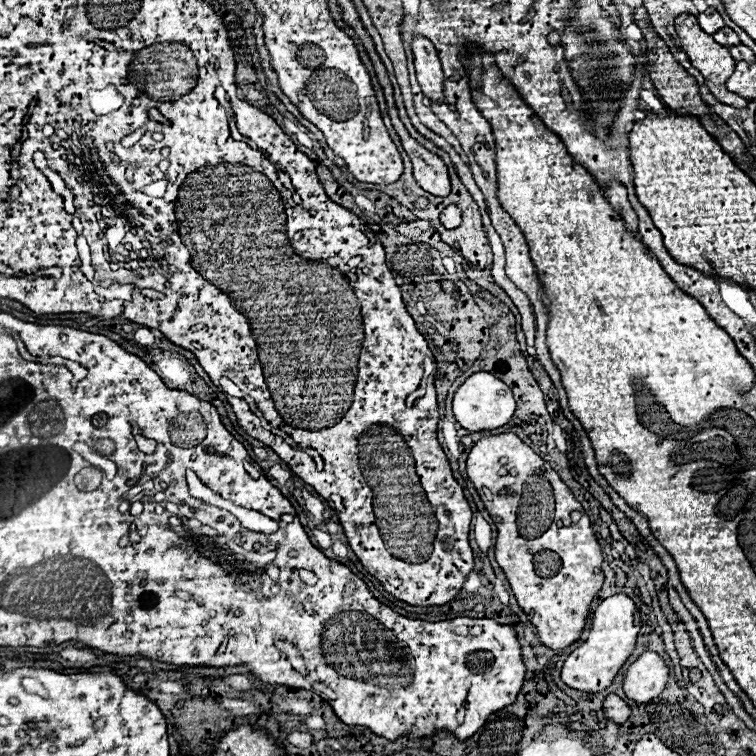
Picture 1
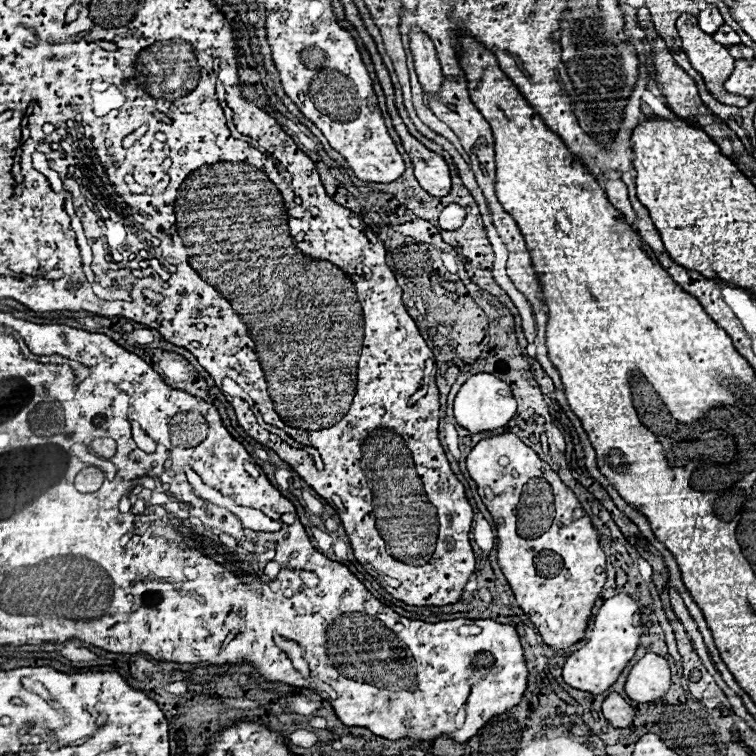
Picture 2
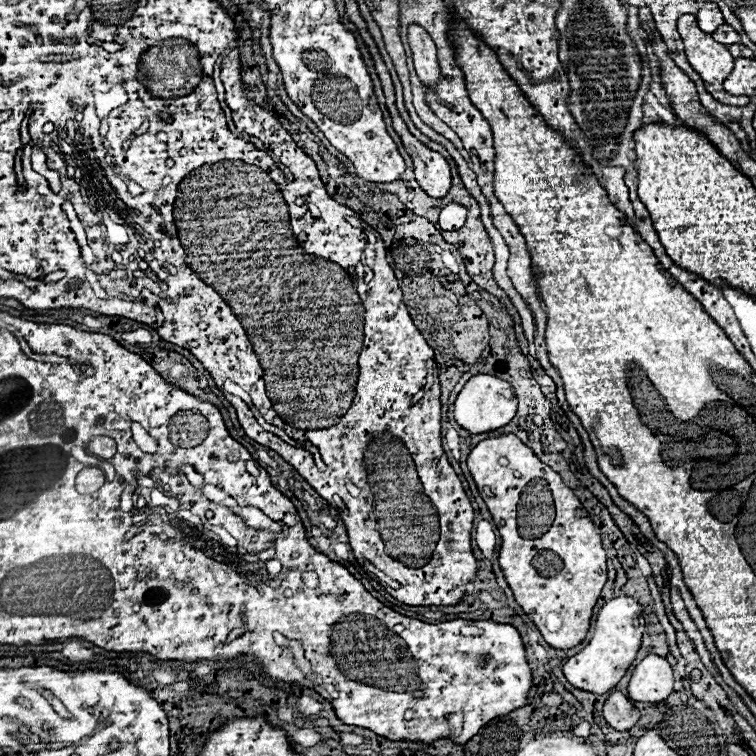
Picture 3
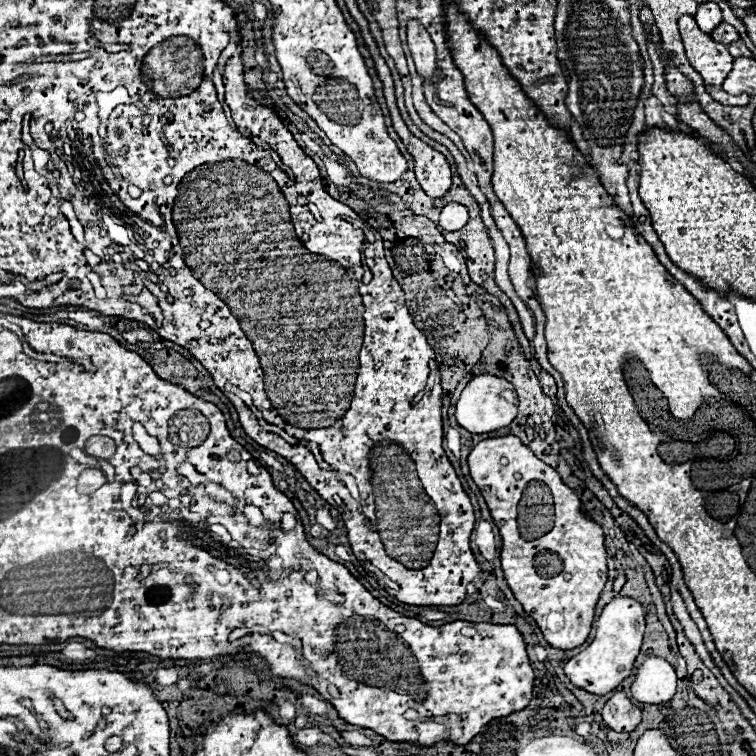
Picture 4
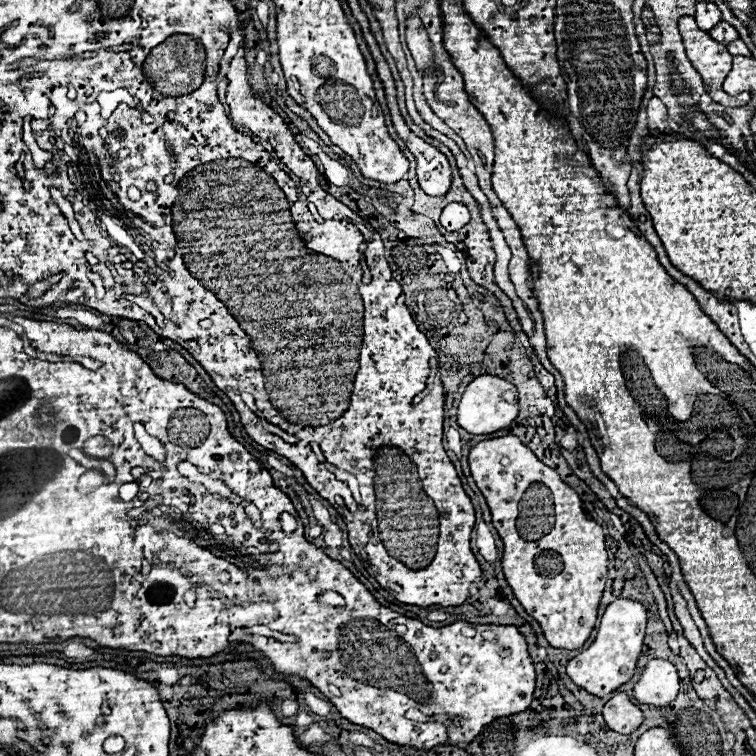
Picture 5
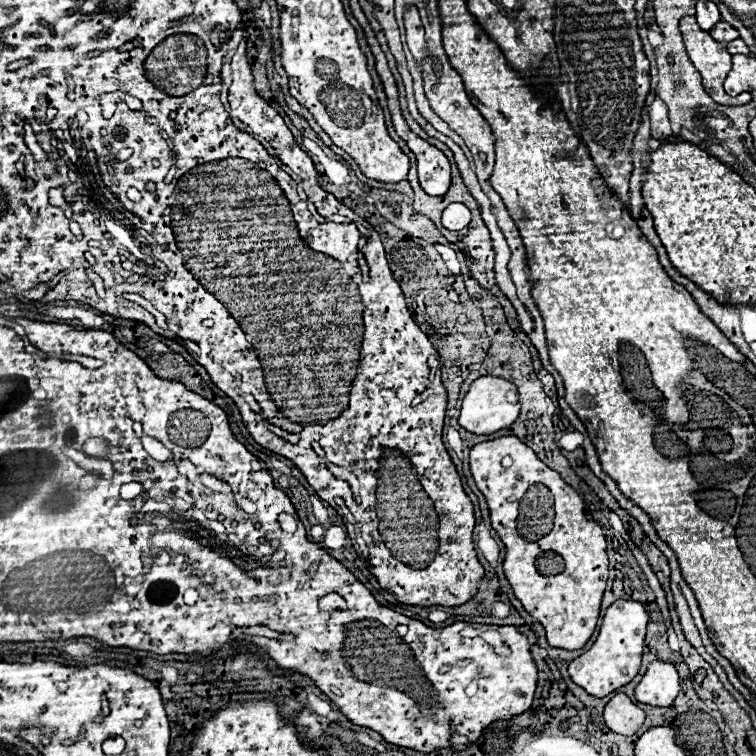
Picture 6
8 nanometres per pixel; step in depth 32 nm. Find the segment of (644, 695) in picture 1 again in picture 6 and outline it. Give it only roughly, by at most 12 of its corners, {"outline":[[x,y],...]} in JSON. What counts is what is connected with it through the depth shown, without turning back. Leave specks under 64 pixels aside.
{"outline":[[648,664],[634,688],[642,704],[670,706],[680,692],[674,664]]}

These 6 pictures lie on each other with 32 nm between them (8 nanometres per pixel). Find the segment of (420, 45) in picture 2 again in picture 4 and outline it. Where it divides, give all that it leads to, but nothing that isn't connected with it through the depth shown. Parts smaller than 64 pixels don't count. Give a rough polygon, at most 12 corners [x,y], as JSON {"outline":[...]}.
{"outline":[[416,20],[408,22],[408,48],[422,80],[438,74],[436,48]]}

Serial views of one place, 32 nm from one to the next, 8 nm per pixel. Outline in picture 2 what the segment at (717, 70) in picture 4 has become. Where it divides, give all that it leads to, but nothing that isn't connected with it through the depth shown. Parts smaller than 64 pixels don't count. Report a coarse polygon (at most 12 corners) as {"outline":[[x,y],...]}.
{"outline":[[682,14],[676,30],[692,68],[718,102],[746,106],[722,88],[736,60],[728,48]]}

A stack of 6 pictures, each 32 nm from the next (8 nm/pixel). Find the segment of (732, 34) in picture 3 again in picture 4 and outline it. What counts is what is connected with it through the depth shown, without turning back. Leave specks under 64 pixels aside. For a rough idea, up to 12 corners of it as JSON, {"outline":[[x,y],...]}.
{"outline":[[722,24],[712,38],[724,44],[736,42],[740,36],[730,24]]}

